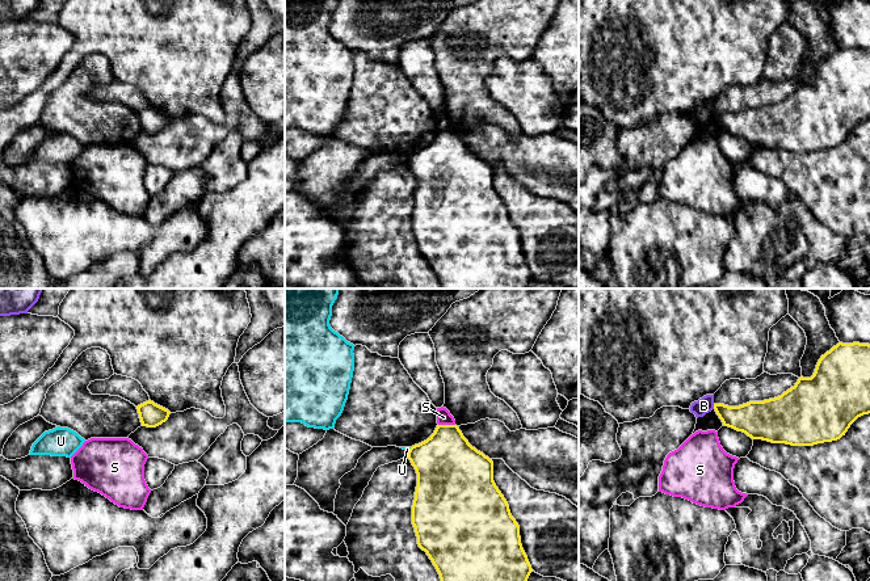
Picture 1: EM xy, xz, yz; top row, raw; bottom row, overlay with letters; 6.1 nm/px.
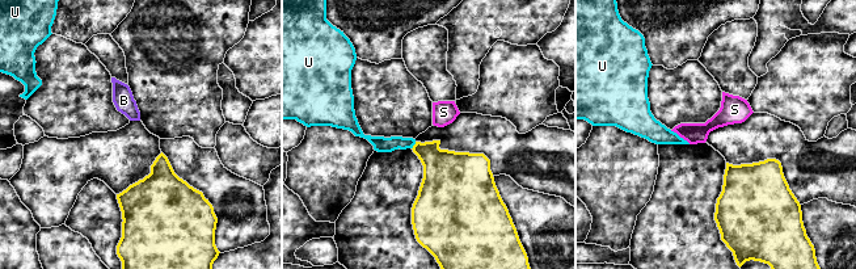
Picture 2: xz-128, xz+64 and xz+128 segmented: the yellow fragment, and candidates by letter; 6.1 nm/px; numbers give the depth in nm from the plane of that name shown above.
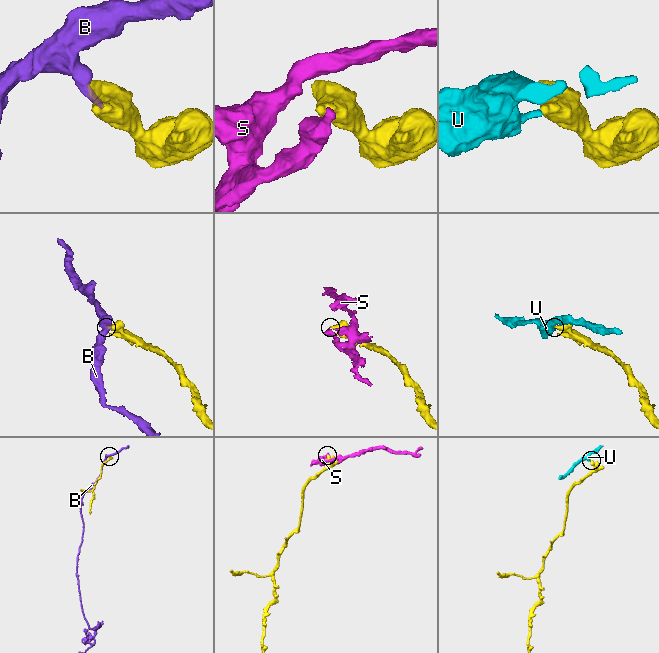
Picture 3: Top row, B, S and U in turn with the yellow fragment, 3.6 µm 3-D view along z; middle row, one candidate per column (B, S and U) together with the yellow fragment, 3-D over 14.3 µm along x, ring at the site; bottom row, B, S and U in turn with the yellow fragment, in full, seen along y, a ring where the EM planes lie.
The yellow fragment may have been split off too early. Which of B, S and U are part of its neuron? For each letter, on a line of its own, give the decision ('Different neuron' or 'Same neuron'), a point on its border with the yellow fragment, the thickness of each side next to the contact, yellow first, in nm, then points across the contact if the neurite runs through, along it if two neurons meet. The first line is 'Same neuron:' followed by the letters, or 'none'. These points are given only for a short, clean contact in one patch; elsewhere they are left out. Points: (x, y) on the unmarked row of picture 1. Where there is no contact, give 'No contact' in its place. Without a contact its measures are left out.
Same neuron: none
B: Different neuron. Touches yellow at yz (714, 113). Thickness 200 nm (yellow) against 100 nm. Boundary: yz (713, 110), (714, 114)
S: Different neuron. Touches yellow at xz (446, 131). Thickness 380 nm (yellow) against 90 nm. Boundary: xz (438, 130), (454, 131)
U: Different neuron. Touches yellow at xz (410, 156). Thickness 380 nm (yellow) against 30 nm. Boundary: xz (411, 154), (408, 158)

